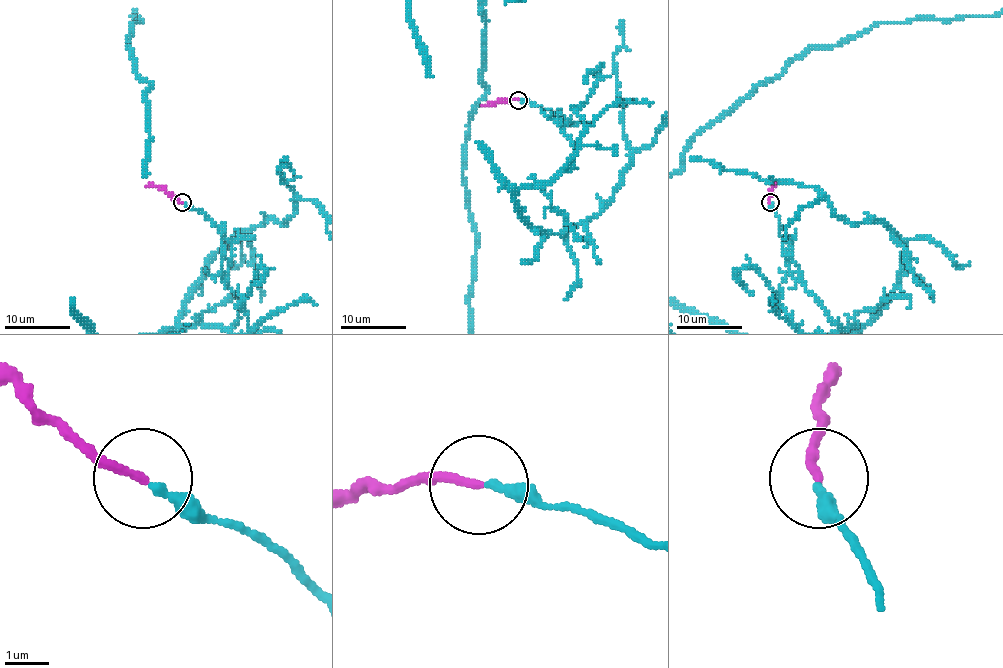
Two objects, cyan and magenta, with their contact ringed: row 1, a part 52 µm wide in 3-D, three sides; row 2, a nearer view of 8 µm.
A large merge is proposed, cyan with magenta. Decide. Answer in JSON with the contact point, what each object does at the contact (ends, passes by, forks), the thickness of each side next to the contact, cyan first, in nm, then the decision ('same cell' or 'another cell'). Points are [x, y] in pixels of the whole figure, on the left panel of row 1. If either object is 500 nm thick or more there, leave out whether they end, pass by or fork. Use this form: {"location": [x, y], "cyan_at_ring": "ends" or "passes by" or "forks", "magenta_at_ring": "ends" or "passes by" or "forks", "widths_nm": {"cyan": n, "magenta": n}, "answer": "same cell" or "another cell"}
{"location": [182, 202], "cyan_at_ring": "ends", "magenta_at_ring": "ends", "widths_nm": {"cyan": 240, "magenta": 190}, "answer": "same cell"}

